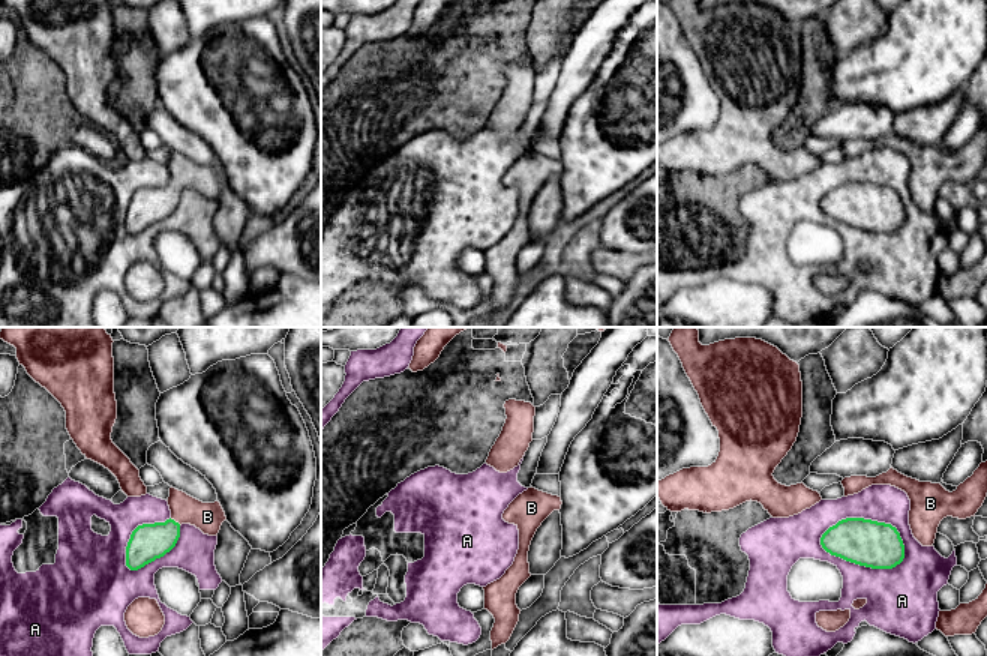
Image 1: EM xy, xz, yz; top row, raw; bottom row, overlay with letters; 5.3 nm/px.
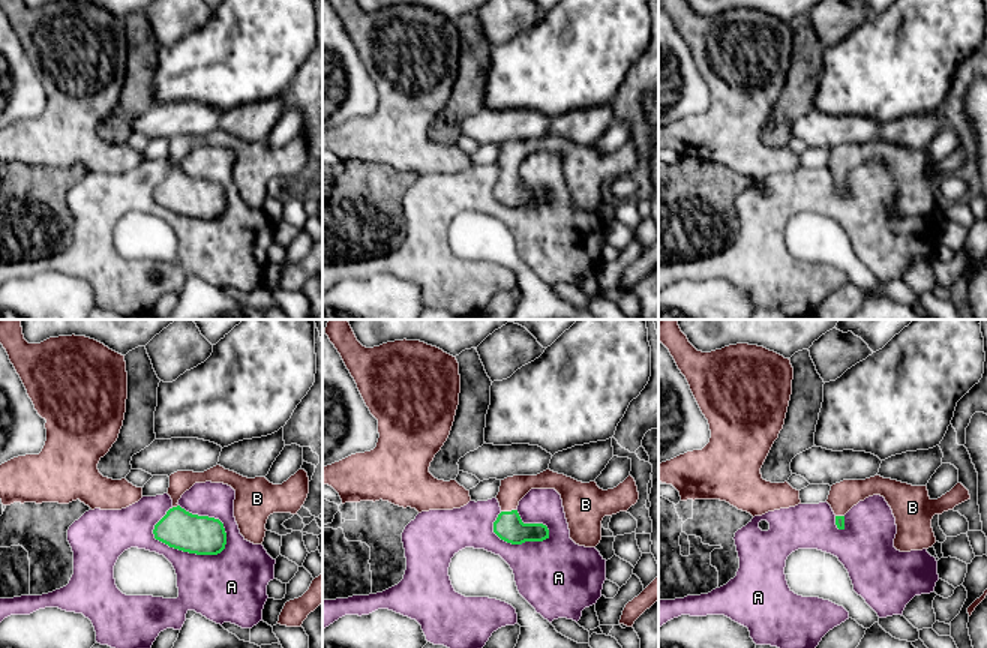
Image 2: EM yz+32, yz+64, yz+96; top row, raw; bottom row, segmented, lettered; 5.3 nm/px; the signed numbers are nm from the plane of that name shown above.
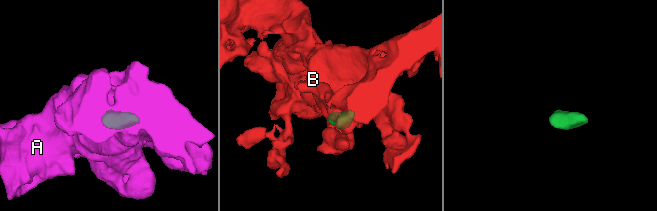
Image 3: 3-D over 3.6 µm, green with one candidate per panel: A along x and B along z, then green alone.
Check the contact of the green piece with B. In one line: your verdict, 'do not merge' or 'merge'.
merge

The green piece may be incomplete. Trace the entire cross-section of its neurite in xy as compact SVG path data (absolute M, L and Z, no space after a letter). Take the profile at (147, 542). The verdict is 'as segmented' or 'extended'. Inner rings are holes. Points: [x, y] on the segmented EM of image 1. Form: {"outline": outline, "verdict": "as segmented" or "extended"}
{"outline": "M172 486L166 501L171 510L170 519L142 524L132 531L126 546L126 566L130 570L138 570L170 552L180 537L182 524L190 524L204 534L218 536L226 519L219 501L202 503Z", "verdict": "extended"}

